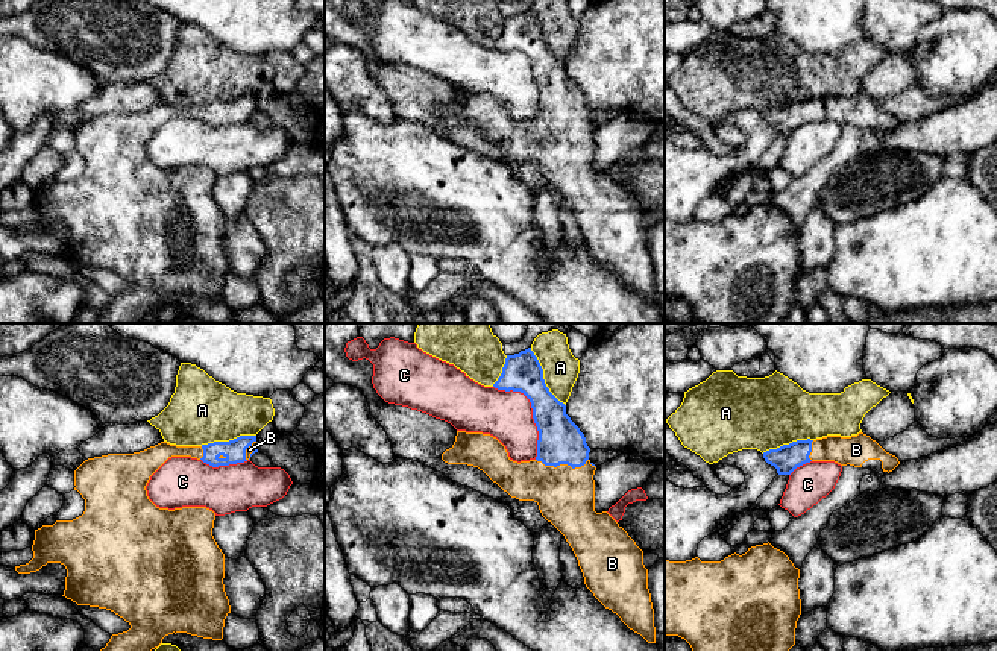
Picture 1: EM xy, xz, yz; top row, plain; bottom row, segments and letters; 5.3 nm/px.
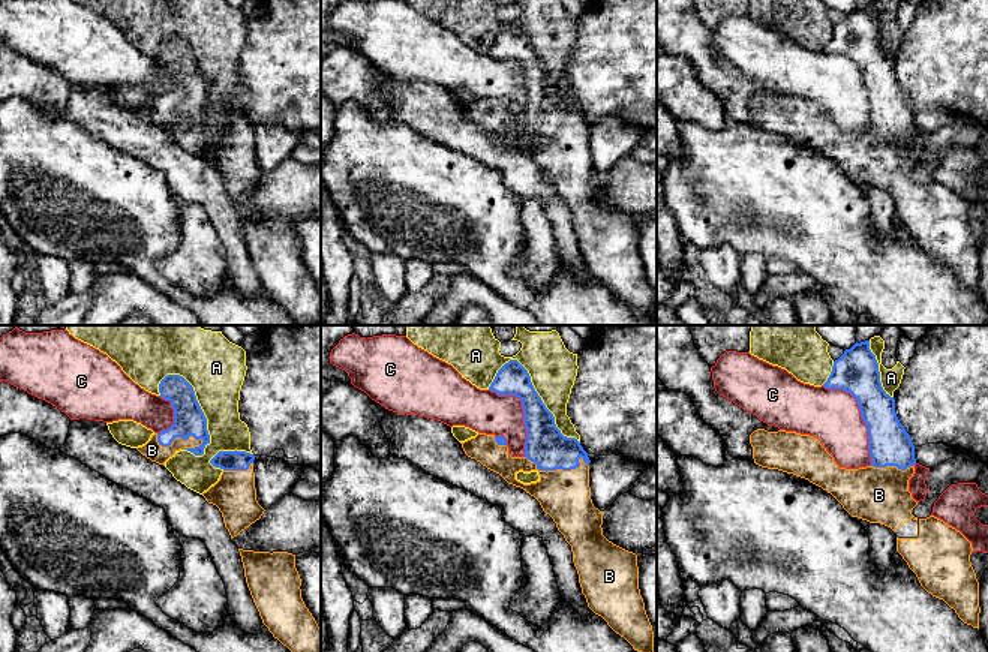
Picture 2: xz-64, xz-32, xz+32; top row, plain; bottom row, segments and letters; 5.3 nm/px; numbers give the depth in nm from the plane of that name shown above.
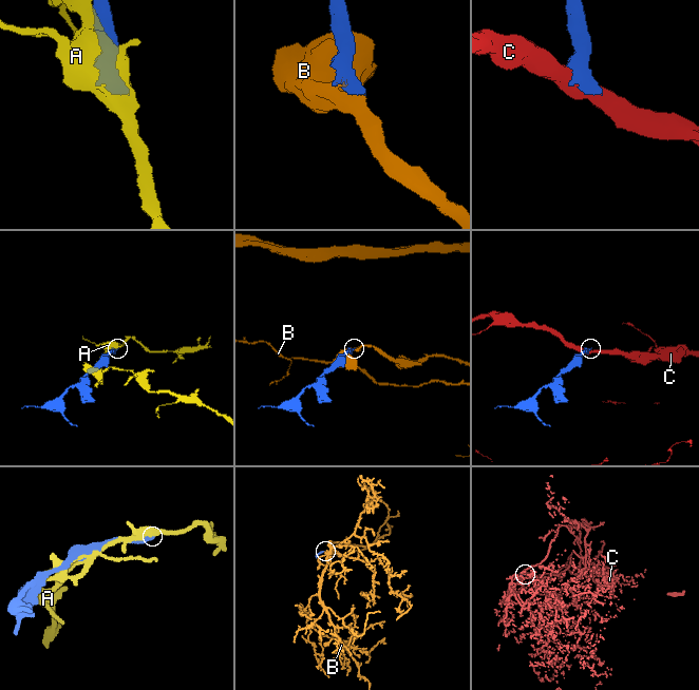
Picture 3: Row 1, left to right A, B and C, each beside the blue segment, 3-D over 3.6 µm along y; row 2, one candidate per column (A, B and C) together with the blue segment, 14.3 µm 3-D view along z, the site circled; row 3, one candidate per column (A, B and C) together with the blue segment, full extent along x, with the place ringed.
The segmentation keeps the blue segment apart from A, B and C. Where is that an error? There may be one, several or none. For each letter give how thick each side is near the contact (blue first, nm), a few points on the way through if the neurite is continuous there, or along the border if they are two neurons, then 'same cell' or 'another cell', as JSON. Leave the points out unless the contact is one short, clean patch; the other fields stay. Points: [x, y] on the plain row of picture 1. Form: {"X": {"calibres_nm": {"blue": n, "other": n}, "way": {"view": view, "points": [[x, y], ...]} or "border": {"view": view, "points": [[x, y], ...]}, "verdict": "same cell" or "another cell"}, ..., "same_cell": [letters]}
{"A": {"calibres_nm": {"blue": 200, "other": 190}, "verdict": "another cell"}, "B": {"calibres_nm": {"blue": 240, "other": 300}, "verdict": "same cell"}, "C": {"calibres_nm": {"blue": 240, "other": 260}, "verdict": "another cell"}, "same_cell": ["B"]}

